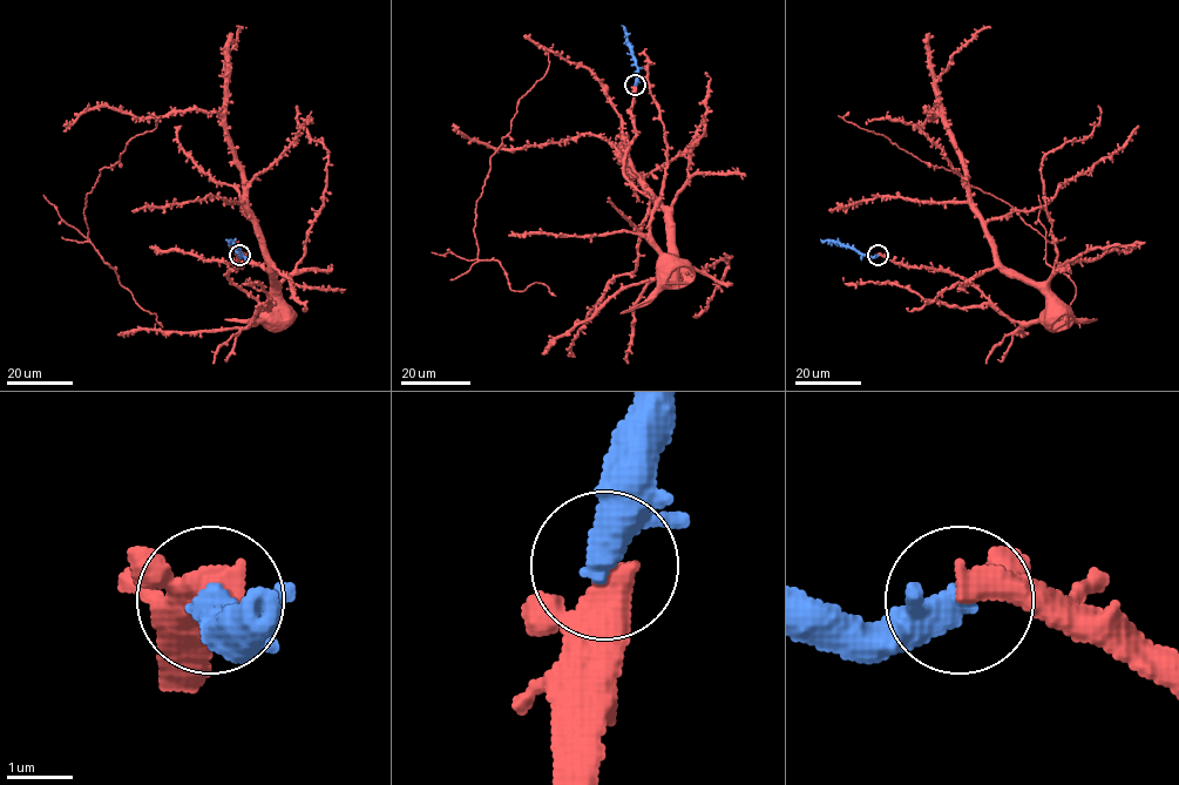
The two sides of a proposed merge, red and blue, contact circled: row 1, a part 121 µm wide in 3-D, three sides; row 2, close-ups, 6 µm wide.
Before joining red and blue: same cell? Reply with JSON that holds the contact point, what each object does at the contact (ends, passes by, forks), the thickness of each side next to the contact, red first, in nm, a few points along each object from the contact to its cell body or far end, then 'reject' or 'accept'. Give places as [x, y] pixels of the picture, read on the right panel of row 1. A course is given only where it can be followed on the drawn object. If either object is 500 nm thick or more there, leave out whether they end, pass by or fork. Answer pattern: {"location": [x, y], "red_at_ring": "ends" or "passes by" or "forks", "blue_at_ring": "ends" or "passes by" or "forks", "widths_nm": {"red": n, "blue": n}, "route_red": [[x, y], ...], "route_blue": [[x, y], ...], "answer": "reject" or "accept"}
{"location": [878, 255], "widths_nm": {"red": 550, "blue": 360}, "route_red": [[878, 255], [903, 265], [933, 268], [963, 277], [1011, 319], [1039, 322], [1050, 317]], "route_blue": [[878, 255], [859, 254], [838, 242], [820, 239]], "answer": "accept"}

